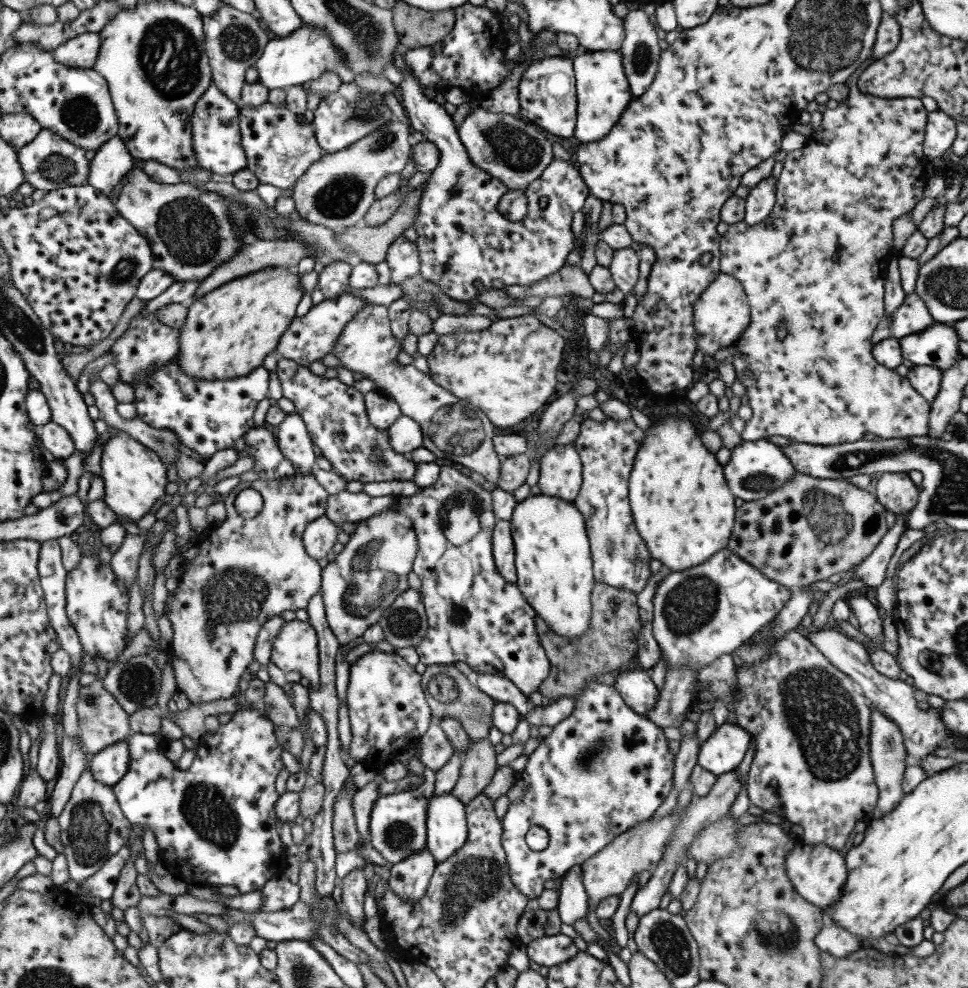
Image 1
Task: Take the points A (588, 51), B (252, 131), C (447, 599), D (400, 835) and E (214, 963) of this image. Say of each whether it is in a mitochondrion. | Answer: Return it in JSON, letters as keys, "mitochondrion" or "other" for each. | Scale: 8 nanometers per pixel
{"A":"other","B":"other","C":"other","D":"mitochondrion","E":"other"}

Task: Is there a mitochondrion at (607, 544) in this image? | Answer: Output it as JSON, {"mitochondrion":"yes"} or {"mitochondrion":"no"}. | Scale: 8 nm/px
{"mitochondrion":"yes"}

